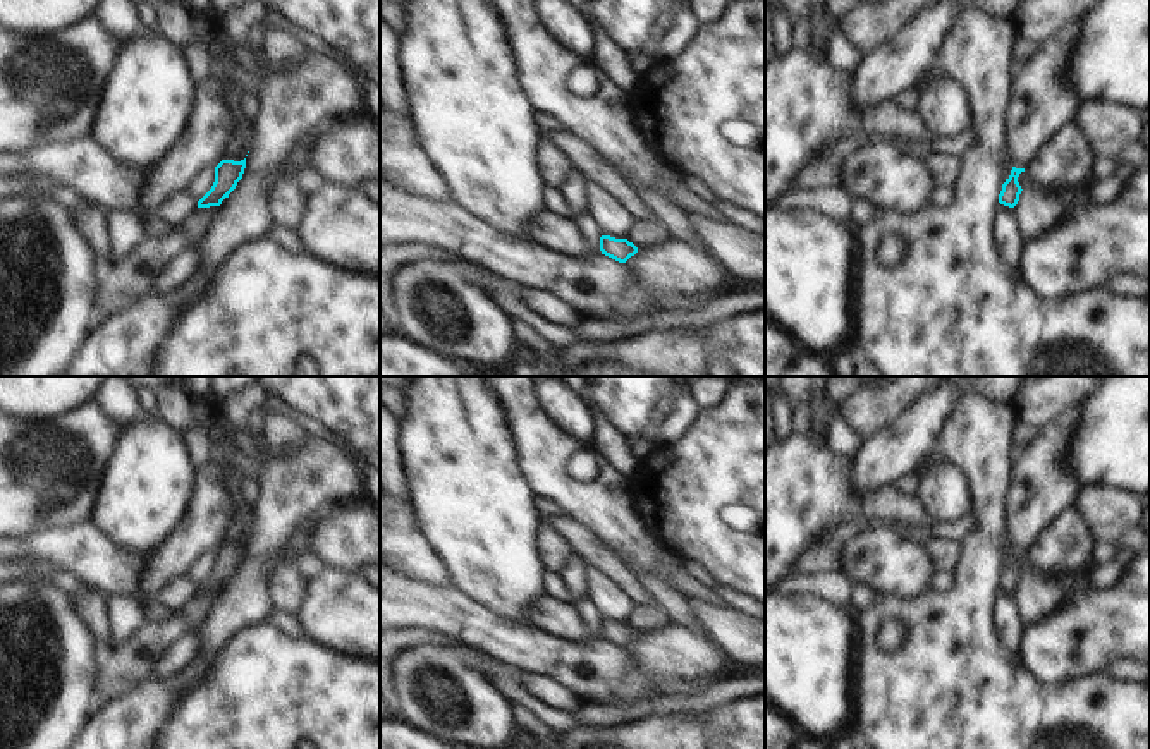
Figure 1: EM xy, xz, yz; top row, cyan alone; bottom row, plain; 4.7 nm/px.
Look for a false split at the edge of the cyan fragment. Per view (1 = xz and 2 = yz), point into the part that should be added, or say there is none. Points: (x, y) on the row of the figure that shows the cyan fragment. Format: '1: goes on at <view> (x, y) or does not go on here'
1: does not go on here
2: does not go on here

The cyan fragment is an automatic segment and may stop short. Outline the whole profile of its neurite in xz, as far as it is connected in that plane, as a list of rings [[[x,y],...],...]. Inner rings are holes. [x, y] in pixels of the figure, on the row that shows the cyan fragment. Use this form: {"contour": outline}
{"contour": [[[610,235],[600,237],[600,251],[602,254],[619,261],[626,263],[631,256],[638,253],[638,247],[629,242],[627,239],[615,239]]]}

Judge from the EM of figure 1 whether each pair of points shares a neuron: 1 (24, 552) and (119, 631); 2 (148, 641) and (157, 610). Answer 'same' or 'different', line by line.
1: different
2: different

